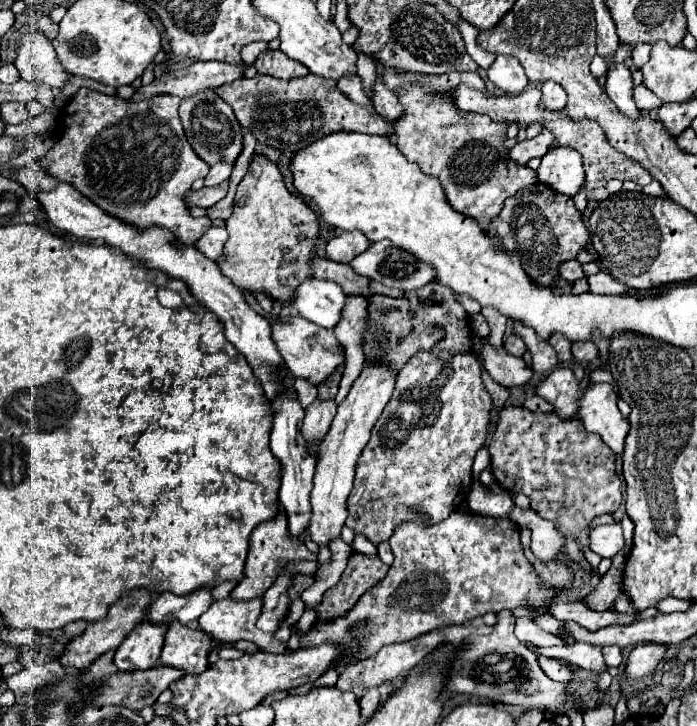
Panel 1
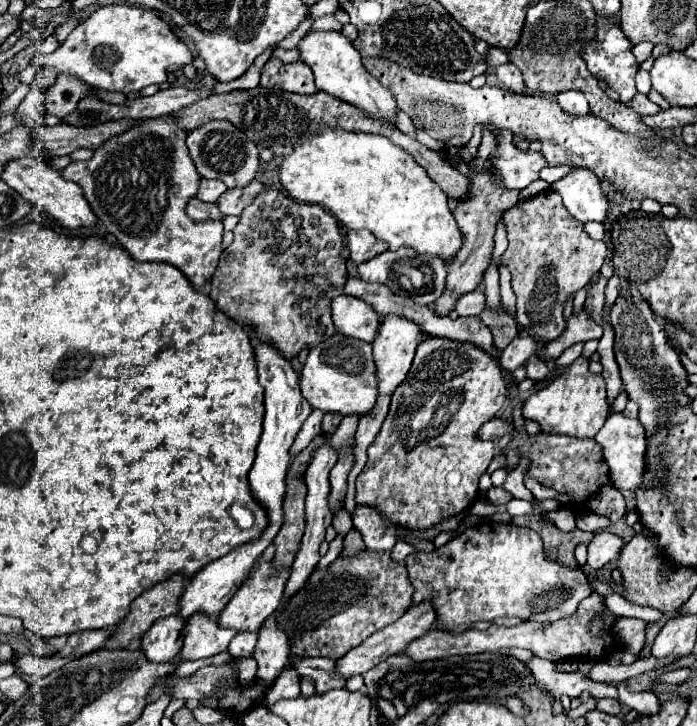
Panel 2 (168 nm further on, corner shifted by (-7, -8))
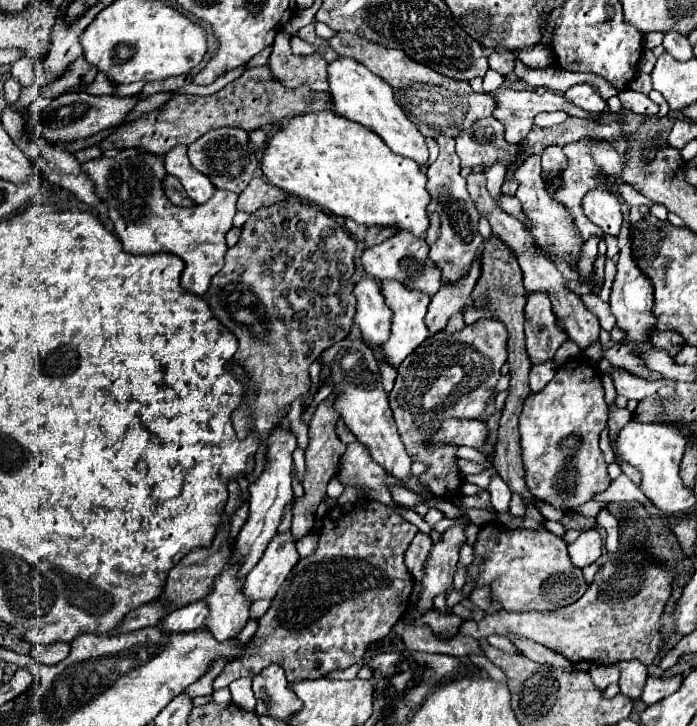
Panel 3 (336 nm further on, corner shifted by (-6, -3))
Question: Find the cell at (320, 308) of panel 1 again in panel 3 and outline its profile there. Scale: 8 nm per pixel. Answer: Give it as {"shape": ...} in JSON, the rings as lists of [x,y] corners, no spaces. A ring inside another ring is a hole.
{"shape":[[[367,277],[355,285],[353,295],[357,299],[357,311],[353,323],[361,329],[363,339],[373,347],[385,343],[391,327],[391,311],[385,305],[379,283]]]}

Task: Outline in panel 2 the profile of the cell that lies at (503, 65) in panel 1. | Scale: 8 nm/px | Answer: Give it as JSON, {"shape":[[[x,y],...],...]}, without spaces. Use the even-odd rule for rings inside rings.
{"shape":[[[512,62],[504,64],[504,66],[498,66],[496,76],[504,84],[504,88],[508,88],[512,92],[524,92],[524,88],[526,88],[524,80],[522,80],[522,72]]]}

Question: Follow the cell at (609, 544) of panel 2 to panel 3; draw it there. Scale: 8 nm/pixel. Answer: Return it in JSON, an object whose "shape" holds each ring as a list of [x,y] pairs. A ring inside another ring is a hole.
{"shape":[[[595,529],[583,531],[579,535],[579,539],[569,545],[569,557],[571,557],[573,565],[581,569],[585,565],[595,563],[601,557],[601,547],[603,547],[603,539],[601,539],[599,531],[595,531]]]}

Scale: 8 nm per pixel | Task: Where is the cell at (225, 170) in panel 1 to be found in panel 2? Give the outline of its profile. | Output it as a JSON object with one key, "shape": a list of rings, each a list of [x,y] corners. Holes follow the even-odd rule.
{"shape":[[[202,180],[196,198],[202,202],[216,202],[226,192],[226,186],[218,180]]]}

